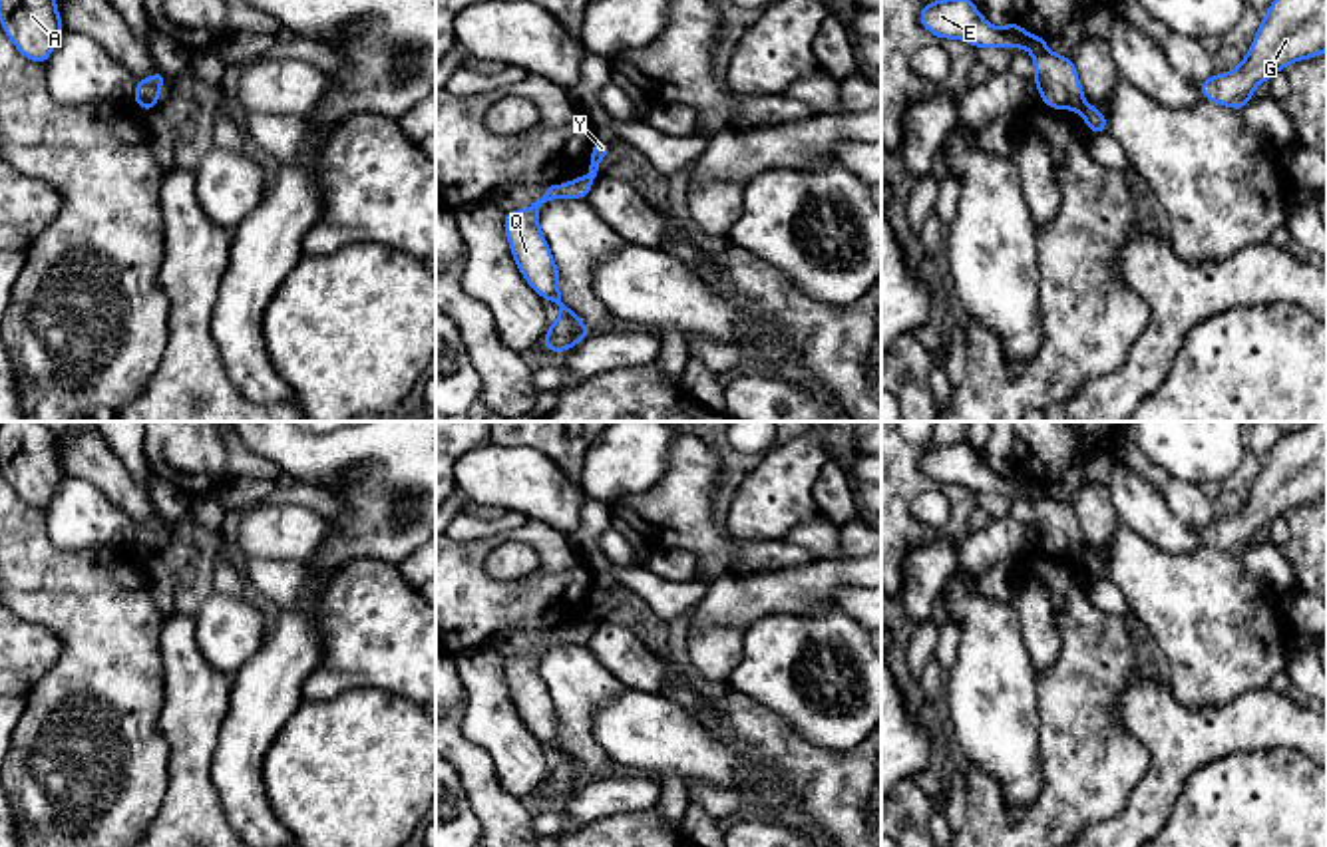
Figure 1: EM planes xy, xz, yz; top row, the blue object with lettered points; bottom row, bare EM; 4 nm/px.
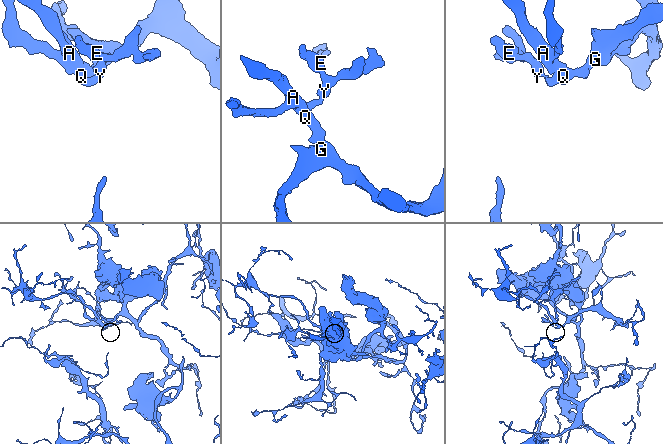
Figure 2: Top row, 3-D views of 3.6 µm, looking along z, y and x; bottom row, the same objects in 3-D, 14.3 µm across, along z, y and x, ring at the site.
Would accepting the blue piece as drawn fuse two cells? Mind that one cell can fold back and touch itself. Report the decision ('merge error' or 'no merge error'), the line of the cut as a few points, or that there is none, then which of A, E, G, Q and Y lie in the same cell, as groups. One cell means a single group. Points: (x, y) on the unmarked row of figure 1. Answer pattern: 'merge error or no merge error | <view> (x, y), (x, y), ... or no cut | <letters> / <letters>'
merge error | yz (1085, 549), (1079, 555) | A G Q / E Y

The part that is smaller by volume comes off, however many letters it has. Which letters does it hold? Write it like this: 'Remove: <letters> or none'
Remove: E, Y

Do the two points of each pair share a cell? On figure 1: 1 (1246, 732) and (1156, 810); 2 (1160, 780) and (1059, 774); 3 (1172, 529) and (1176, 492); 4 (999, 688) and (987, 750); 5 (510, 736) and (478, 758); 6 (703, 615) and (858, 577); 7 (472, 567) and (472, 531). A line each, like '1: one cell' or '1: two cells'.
1: one cell
2: two cells
3: two cells
4: one cell
5: two cells
6: one cell
7: two cells

